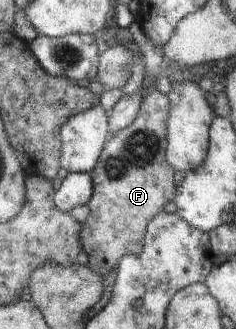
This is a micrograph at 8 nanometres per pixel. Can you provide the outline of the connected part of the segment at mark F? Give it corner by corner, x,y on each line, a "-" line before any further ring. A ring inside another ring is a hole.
155,86
144,93
140,115
135,122
119,134
112,135
107,141
101,161
92,172
96,186
94,197
88,204
92,214
83,224
82,241
90,257
89,265
103,276
114,267
120,267
121,259
128,254
142,255
148,225
153,217
164,212
168,201
174,199
174,172
168,165
165,151
168,149
168,119
172,109
169,96
161,93

